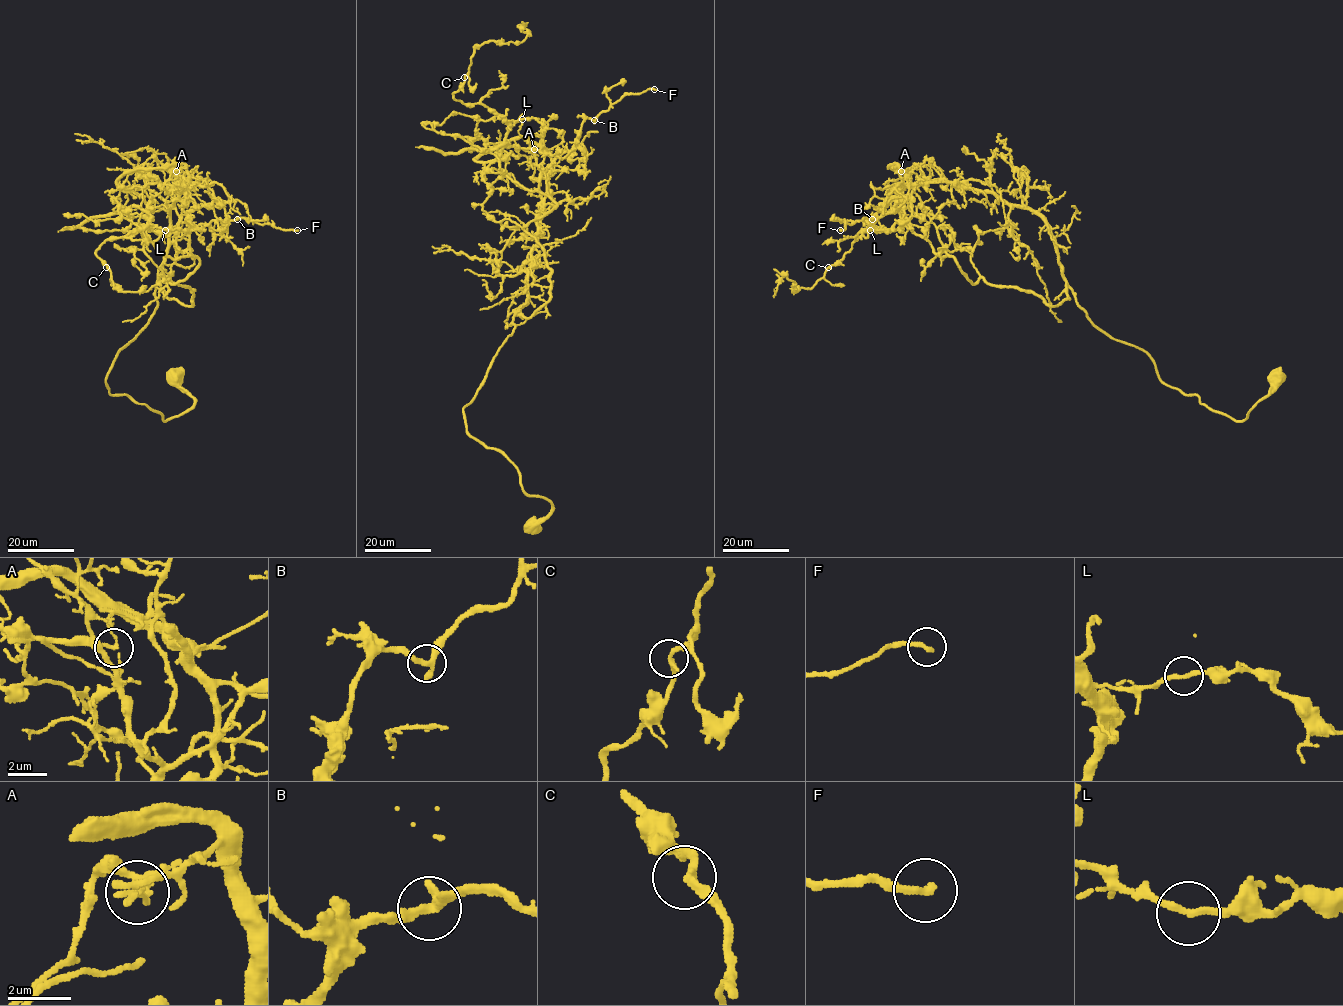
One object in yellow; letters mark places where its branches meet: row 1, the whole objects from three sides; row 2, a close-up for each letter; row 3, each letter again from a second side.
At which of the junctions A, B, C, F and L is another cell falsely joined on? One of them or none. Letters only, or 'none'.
A

